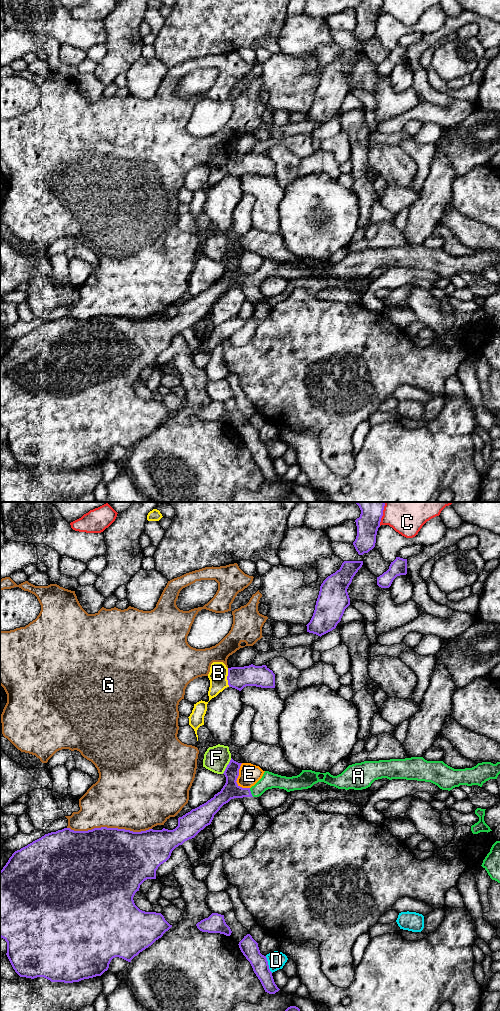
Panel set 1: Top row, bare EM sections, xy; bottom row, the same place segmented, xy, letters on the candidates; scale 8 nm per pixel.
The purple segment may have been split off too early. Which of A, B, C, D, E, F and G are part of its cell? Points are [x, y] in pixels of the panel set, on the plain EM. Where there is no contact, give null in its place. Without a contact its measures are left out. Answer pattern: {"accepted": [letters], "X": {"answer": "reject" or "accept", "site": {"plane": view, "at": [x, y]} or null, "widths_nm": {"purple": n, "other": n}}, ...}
{"accepted": ["A"], "A": {"answer": "accept", "site": {"plane": "xy", "at": [250, 280]}, "widths_nm": {"purple": 140, "other": 140}}, "B": {"answer": "reject", "site": {"plane": "xy", "at": [227, 165]}, "widths_nm": {"purple": 180, "other": 150}}, "C": {"answer": "reject", "site": {"plane": "xy", "at": [380, 7]}, "widths_nm": {"purple": 180, "other": 200}}, "D": {"answer": "reject", "site": {"plane": "xy", "at": [267, 452]}, "widths_nm": {"purple": 140, "other": 140}}, "E": {"answer": "reject", "site": {"plane": "xy", "at": [236, 267]}, "widths_nm": {"purple": 140, "other": 170}}, "F": {"answer": "reject", "site": {"plane": "xy", "at": [227, 254]}, "widths_nm": {"purple": 140, "other": 200}}, "G": {"answer": "reject", "site": {"plane": "xy", "at": [109, 316]}, "widths_nm": {"purple": 500, "other": 460}}}

